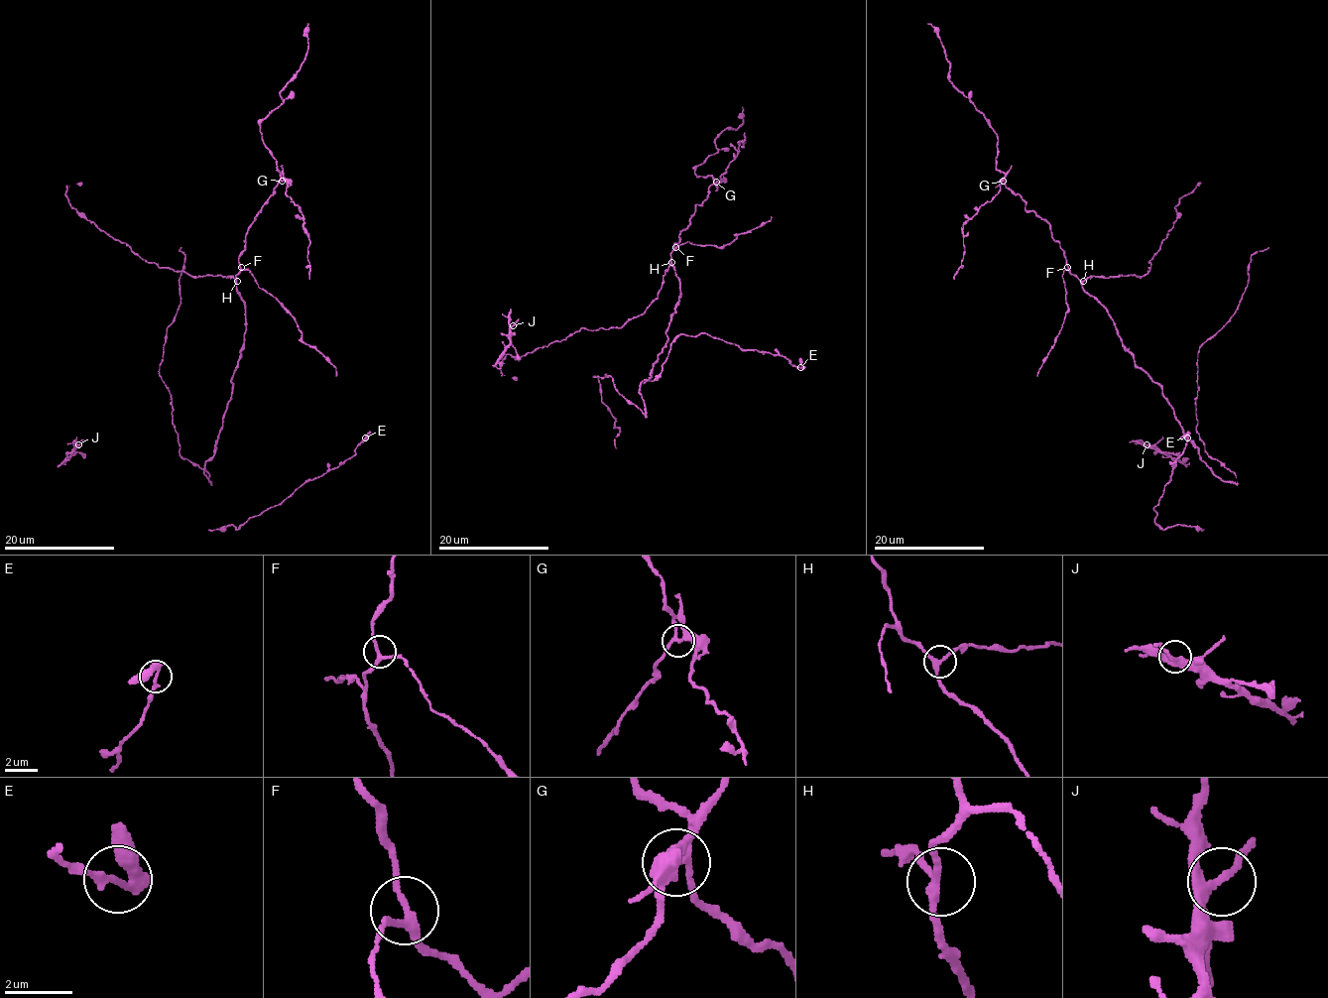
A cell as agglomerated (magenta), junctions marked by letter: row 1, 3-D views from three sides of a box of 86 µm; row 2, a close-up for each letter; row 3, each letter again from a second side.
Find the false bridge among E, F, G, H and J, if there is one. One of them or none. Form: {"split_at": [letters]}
{"split_at": ["G"]}

